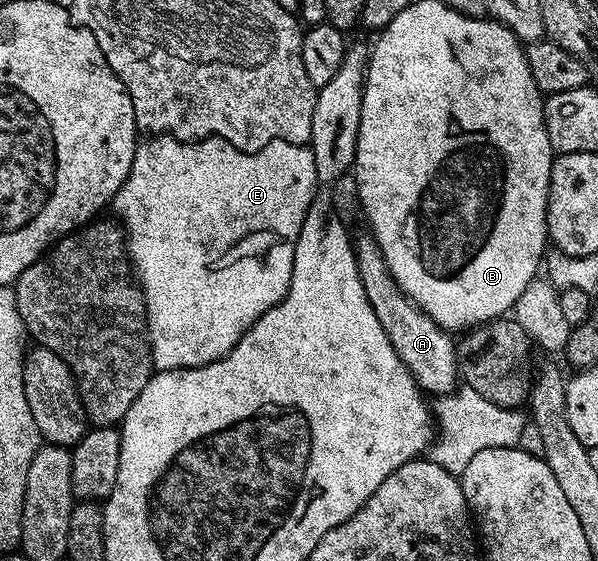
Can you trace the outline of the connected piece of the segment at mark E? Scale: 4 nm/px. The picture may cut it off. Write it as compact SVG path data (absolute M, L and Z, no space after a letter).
M162 133L138 144L129 177L121 185L113 200L114 214L121 224L127 241L127 256L131 259L133 274L143 289L143 300L147 306L147 336L151 339L151 362L156 372L179 371L183 367L204 367L206 363L225 357L241 341L241 337L269 309L283 300L293 277L293 253L297 249L297 237L301 225L315 197L317 180L315 162L310 146L275 139L266 143L259 151L242 151L224 139L210 138L184 141Z

